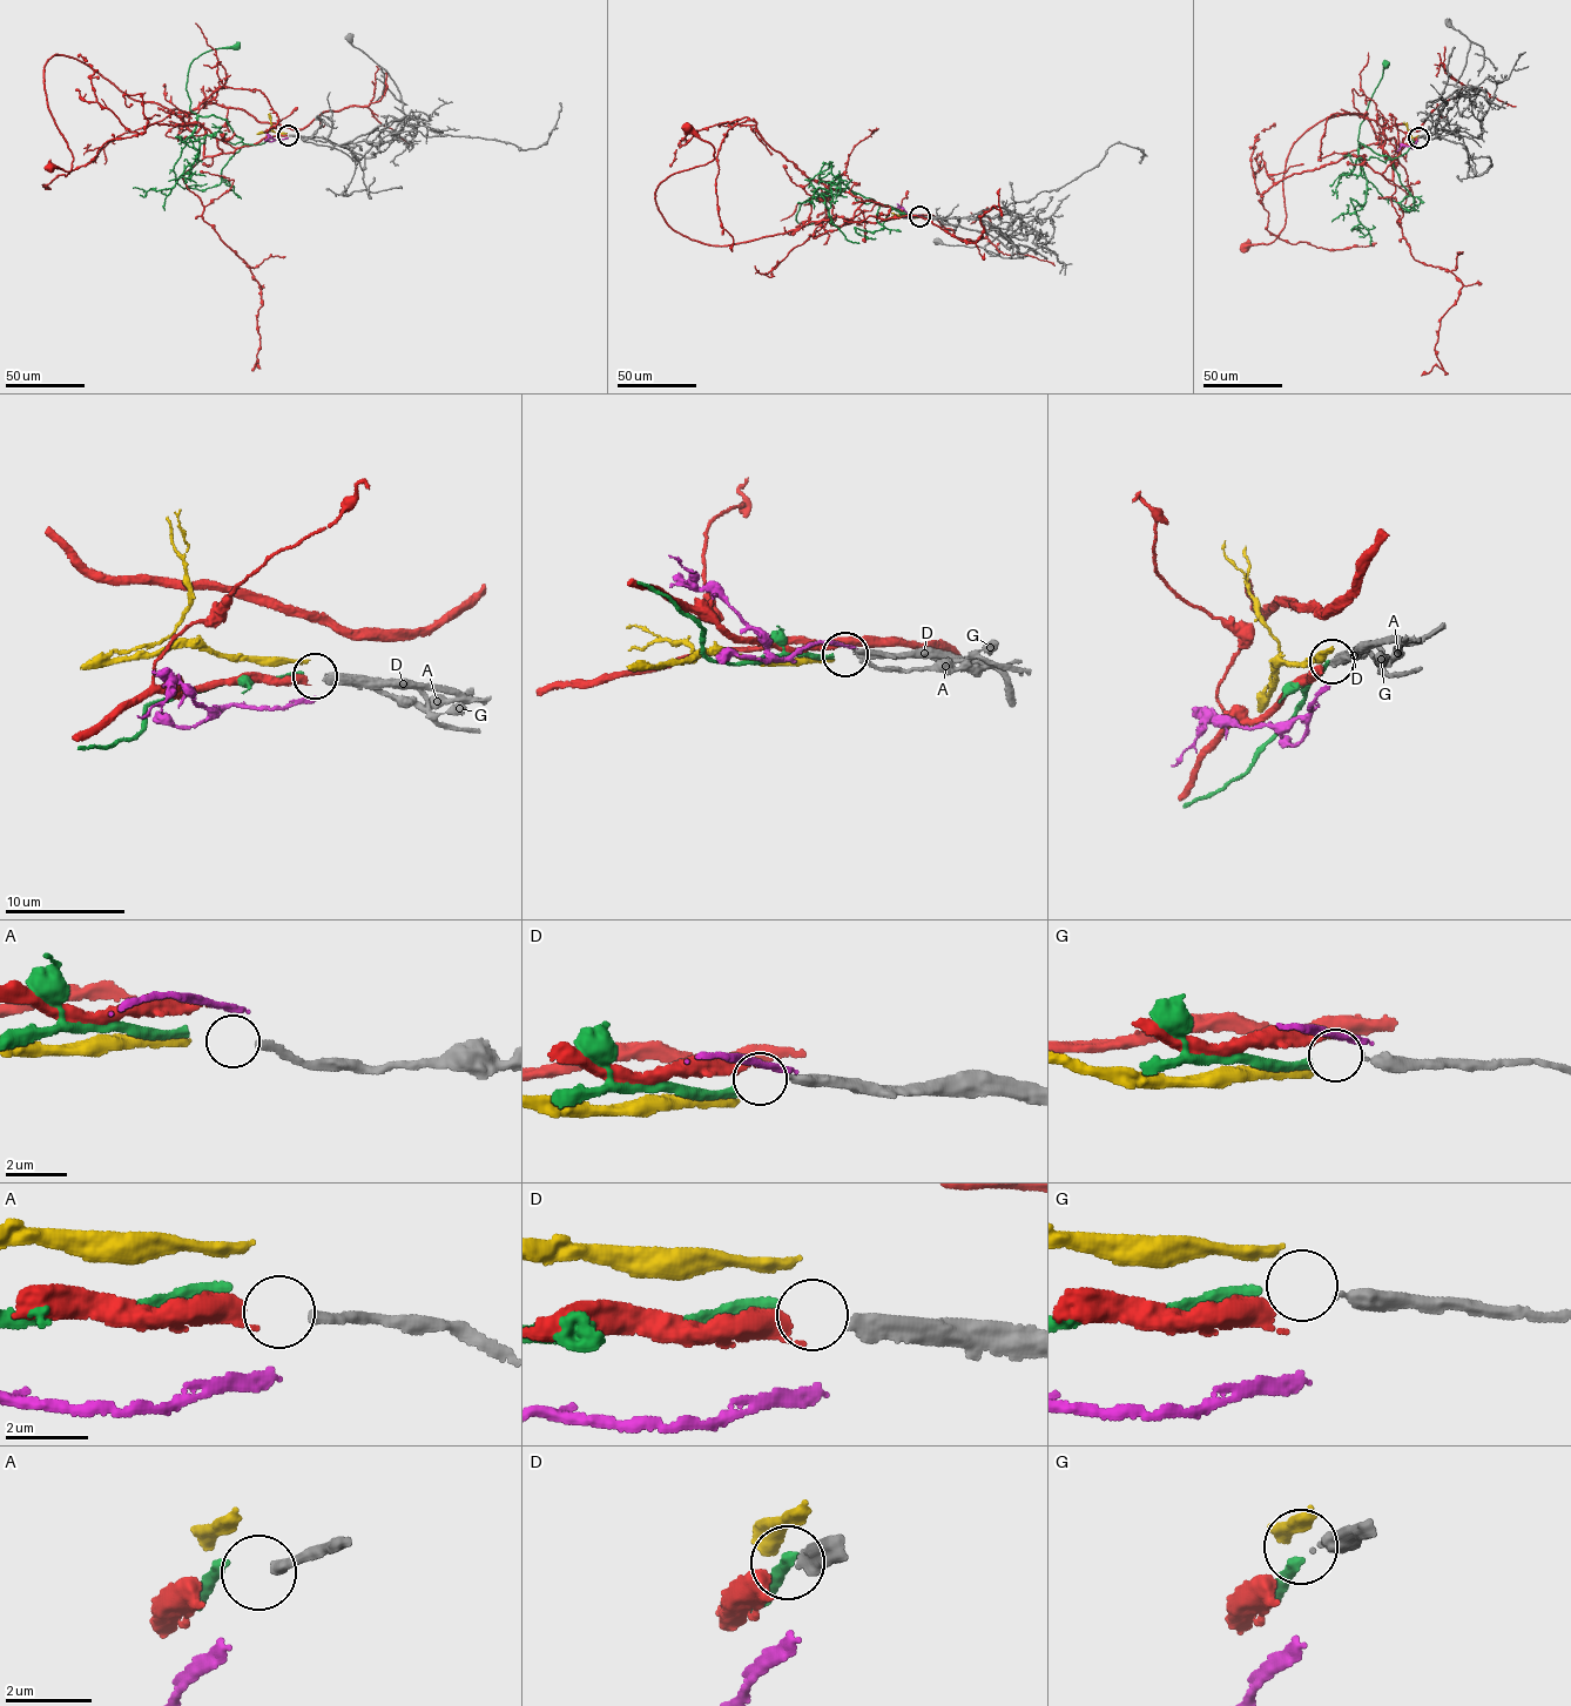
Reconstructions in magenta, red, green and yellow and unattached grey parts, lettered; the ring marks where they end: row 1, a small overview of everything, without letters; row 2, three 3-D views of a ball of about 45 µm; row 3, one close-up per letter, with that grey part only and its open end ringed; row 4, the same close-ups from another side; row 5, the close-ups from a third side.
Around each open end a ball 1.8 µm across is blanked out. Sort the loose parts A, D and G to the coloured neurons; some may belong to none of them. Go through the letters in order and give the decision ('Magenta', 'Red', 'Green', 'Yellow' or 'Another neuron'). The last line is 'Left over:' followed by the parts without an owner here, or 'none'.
A: Another neuron
D: Red
G: Green
Left over: A

